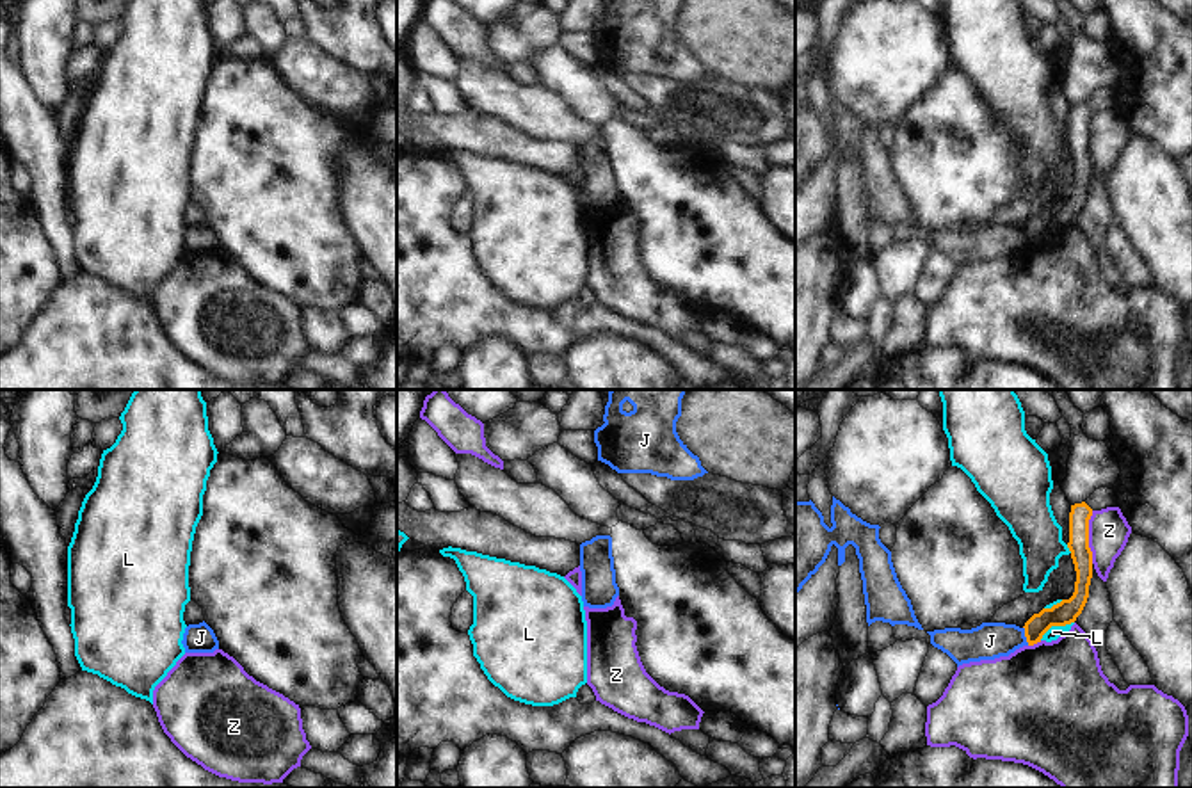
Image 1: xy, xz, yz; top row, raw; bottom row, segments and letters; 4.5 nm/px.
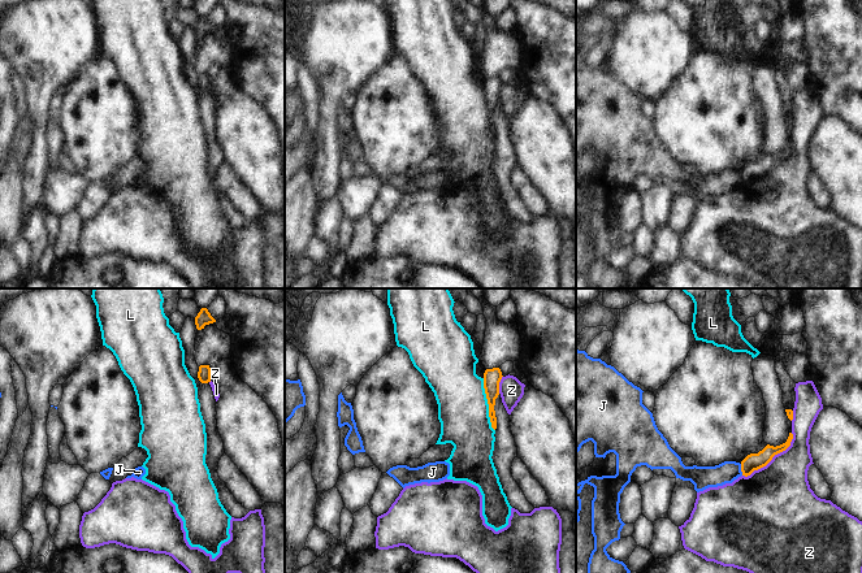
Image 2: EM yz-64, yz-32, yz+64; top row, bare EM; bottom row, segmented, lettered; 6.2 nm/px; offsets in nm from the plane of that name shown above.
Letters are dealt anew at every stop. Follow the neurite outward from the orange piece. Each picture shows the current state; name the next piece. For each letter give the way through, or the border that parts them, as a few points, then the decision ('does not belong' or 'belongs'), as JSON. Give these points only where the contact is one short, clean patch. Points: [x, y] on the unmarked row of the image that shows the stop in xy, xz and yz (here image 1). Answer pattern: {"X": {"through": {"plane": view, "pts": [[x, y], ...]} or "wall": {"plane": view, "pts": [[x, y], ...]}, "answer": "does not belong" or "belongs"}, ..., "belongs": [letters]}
{"J": {"wall": {"plane": "yz", "pts": [[1023, 228], [1029, 246]]}, "answer": "does not belong"}, "L": {"answer": "does not belong"}, "Z": {"answer": "does not belong"}, "belongs": []}

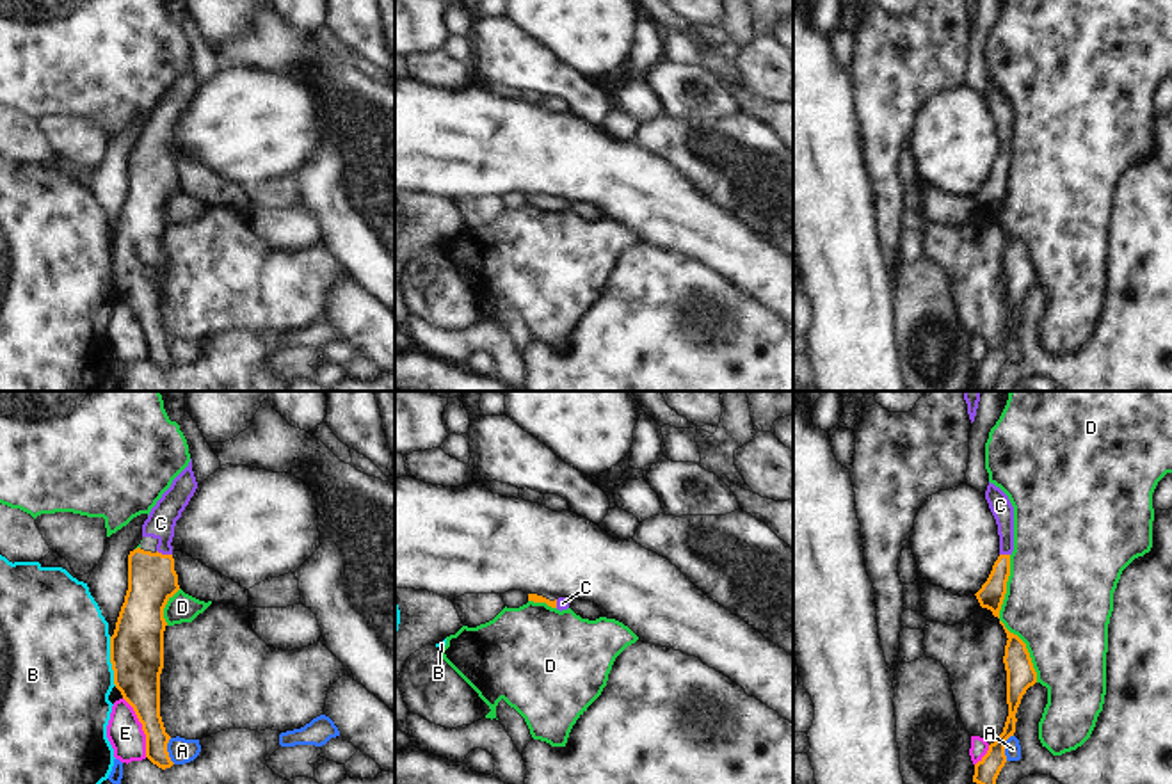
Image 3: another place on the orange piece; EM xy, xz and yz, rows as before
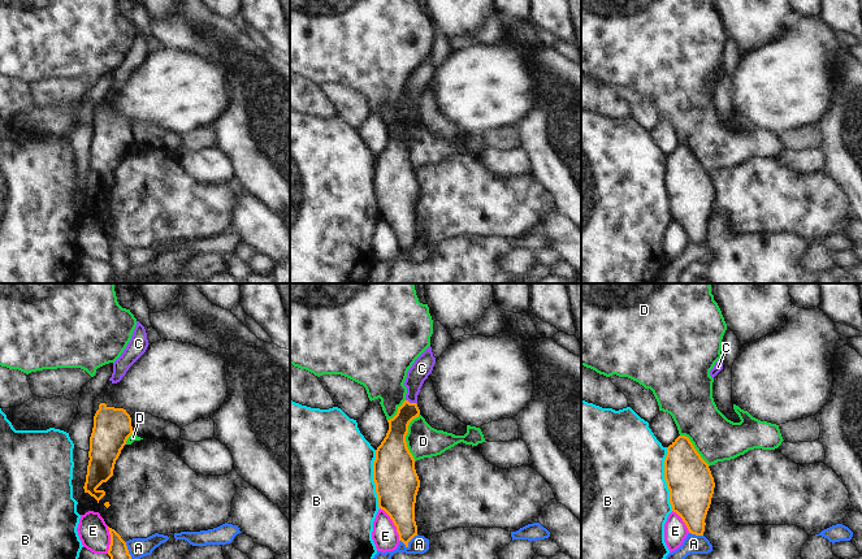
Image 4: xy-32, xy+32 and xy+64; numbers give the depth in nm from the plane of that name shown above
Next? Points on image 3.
{"A": {"answer": "does not belong"}, "B": {"wall": {"plane": "xy", "pts": [[109, 239], [109, 264], [116, 287]]}, "answer": "does not belong"}, "C": {"through": {"plane": "xy", "pts": [[152, 182], [164, 157], [164, 132], [160, 125]]}, "answer": "belongs"}, "D": {"answer": "does not belong"}, "E": {"answer": "does not belong"}, "belongs": ["C"]}

